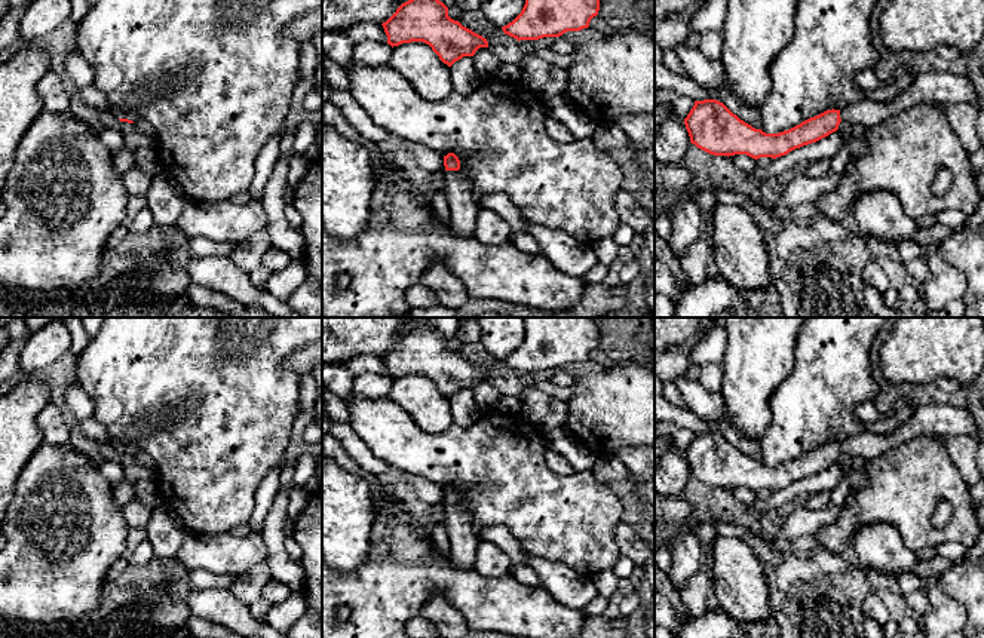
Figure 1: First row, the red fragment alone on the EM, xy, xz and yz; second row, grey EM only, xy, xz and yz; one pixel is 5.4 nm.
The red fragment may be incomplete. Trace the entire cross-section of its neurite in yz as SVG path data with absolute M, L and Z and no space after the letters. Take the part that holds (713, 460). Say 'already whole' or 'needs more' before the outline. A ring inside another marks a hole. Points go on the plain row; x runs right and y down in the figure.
needs more; M950 404L917 407L914 414L890 435L861 432L842 442L827 442L800 457L766 466L741 453L717 432L695 433L684 451L690 475L714 488L747 487L752 491L781 490L816 475L839 461L842 454L871 461L886 451L923 435L969 435L980 432L966 408Z

